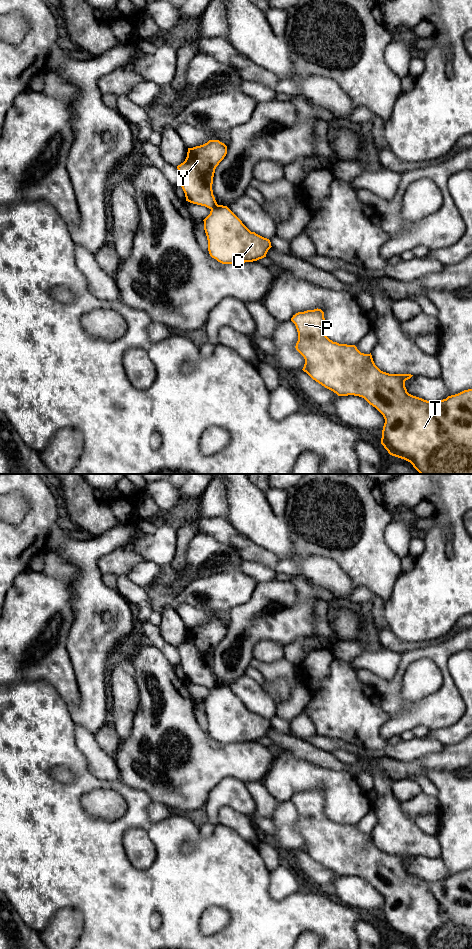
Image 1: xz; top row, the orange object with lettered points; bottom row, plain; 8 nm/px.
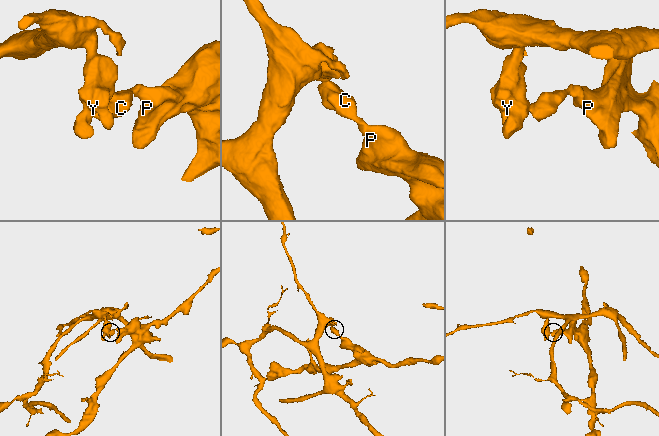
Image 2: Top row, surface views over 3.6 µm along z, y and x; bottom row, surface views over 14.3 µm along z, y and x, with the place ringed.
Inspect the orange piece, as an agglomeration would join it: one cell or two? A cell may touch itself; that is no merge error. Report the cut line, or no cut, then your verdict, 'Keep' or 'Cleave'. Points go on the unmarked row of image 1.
Split along xz (217, 684), (211, 689). Cleave

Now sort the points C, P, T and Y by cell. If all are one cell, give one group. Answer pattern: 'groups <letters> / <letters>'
groups C P T / Y

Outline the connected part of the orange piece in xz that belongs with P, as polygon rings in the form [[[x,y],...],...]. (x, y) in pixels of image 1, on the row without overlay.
[[[321,789],[298,792],[291,801],[298,812],[295,828],[305,839],[302,850],[338,876],[359,876],[375,887],[385,899],[381,924],[390,935],[410,942],[415,949],[472,949],[472,869],[435,882],[413,876],[405,867],[405,861],[413,855],[383,852],[375,845],[371,833],[364,834],[355,825],[330,820],[324,811],[325,798]]]

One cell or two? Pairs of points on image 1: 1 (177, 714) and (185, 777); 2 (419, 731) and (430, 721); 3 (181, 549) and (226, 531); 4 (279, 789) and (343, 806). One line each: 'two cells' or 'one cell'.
1: one cell
2: two cells
3: two cells
4: one cell

